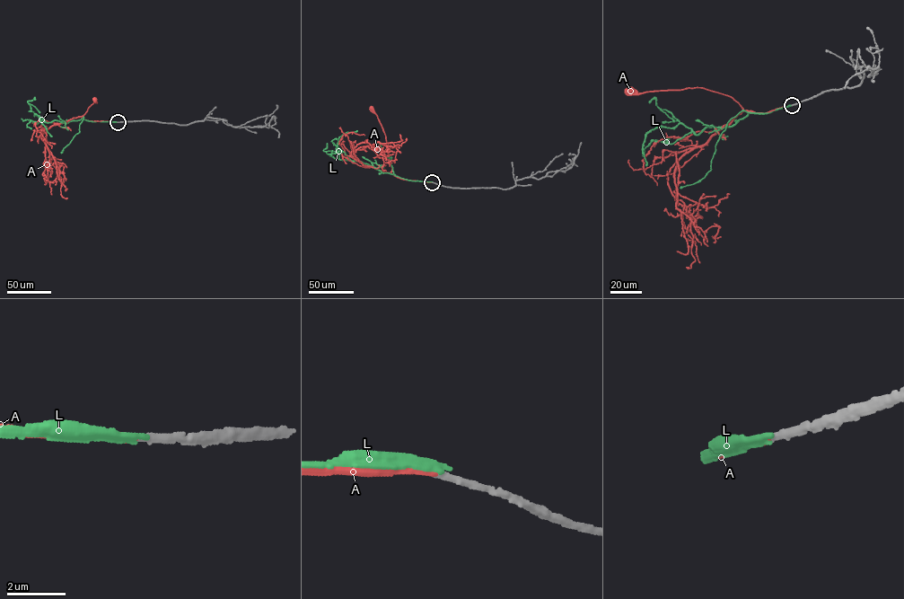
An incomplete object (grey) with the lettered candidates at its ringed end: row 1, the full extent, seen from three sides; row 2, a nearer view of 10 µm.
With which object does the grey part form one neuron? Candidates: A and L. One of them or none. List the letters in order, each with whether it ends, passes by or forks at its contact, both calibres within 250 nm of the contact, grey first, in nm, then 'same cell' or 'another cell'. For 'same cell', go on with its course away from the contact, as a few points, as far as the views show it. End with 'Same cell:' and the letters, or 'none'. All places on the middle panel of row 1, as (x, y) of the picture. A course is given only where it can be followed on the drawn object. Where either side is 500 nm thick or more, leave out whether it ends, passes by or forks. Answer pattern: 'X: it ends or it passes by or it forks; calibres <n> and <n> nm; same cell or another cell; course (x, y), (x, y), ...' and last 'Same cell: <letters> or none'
A: it ends; calibres 260 and 240 nm; same cell; course (433, 182), (402, 179), (389, 172), (391, 168), (385, 135), (372, 109)
L: it ends; calibres 260 and 260 nm; another cell
Same cell: A

